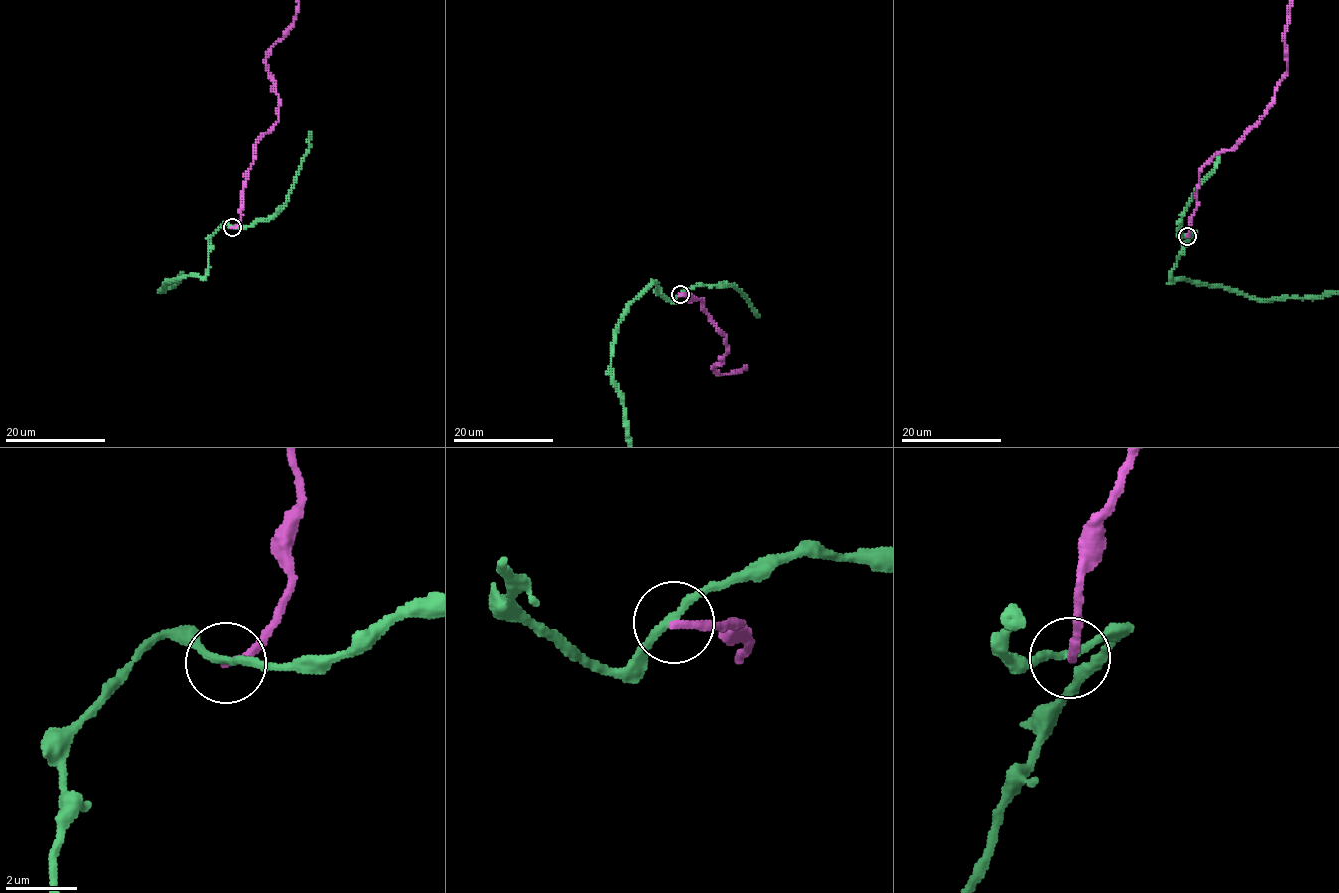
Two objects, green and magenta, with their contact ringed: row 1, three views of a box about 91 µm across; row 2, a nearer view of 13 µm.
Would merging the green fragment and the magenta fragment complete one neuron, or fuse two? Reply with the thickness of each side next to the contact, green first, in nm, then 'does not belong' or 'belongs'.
200 nm thick on the green side, 220 nm on the other; does not belong

